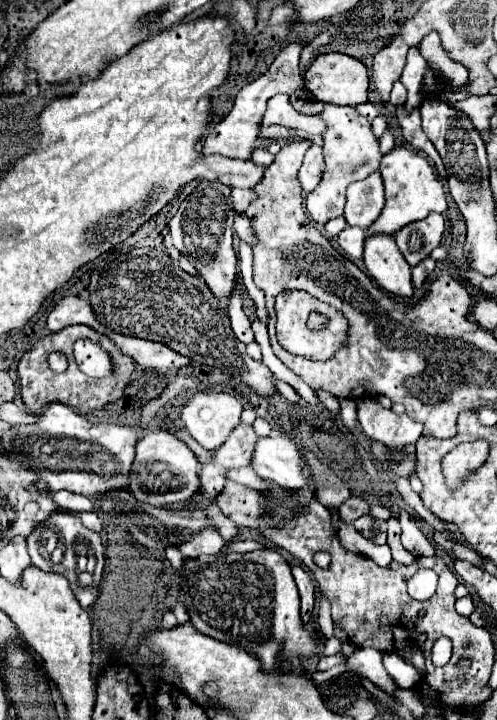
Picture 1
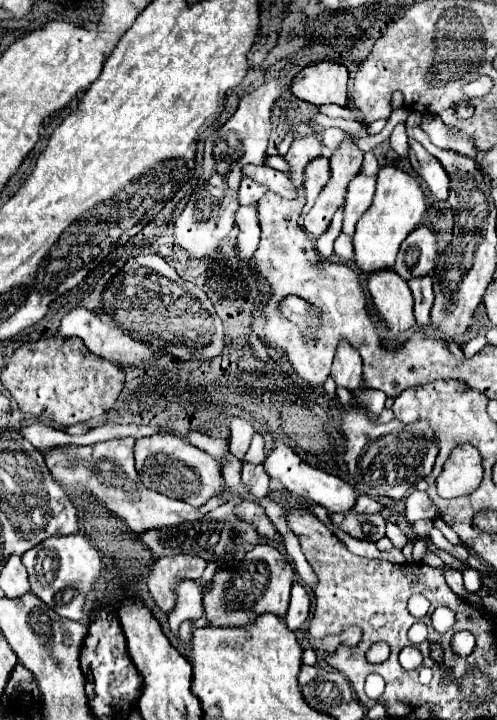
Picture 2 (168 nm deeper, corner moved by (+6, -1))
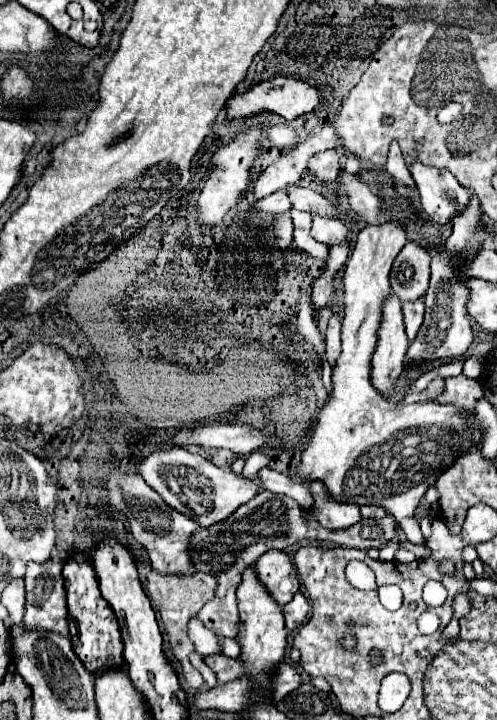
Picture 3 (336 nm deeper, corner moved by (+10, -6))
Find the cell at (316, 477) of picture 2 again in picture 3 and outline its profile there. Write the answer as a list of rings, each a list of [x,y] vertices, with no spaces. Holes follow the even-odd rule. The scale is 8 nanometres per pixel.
[[[312,482],[312,496],[314,496],[314,518],[330,532],[346,530],[360,520],[360,508],[354,504],[338,504],[326,496],[326,490],[320,482]]]

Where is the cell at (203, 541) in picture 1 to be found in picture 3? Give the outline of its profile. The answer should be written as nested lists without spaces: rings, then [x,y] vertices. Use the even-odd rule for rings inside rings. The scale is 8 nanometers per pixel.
[[[150,572],[148,580],[146,580],[146,590],[150,594],[150,602],[158,610],[160,620],[164,622],[168,644],[174,652],[176,662],[180,664],[180,676],[190,688],[202,688],[204,680],[202,680],[202,674],[188,662],[188,654],[194,652],[194,644],[188,638],[188,622],[194,616],[198,616],[198,612],[202,610],[202,606],[206,602],[210,602],[214,598],[216,586],[218,586],[216,578],[212,574],[206,574],[206,572],[196,572],[194,576],[182,576],[182,578],[180,576],[160,574],[160,572]]]

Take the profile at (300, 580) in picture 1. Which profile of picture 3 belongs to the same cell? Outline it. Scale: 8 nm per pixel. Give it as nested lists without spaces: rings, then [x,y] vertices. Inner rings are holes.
[[[298,592],[284,608],[282,608],[282,612],[284,612],[284,620],[286,620],[286,628],[288,630],[296,630],[298,626],[302,626],[304,624],[304,620],[306,620],[306,616],[308,616],[308,600],[304,598],[304,594],[302,592]]]

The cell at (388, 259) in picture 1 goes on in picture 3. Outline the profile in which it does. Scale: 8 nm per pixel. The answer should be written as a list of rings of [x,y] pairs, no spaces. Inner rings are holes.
[[[390,296],[384,304],[384,318],[378,330],[378,344],[376,344],[376,352],[372,356],[372,386],[382,394],[382,396],[390,396],[394,392],[396,380],[400,378],[402,370],[404,370],[404,354],[408,350],[408,338],[404,334],[404,320],[402,320],[402,306],[400,300],[396,296]]]

